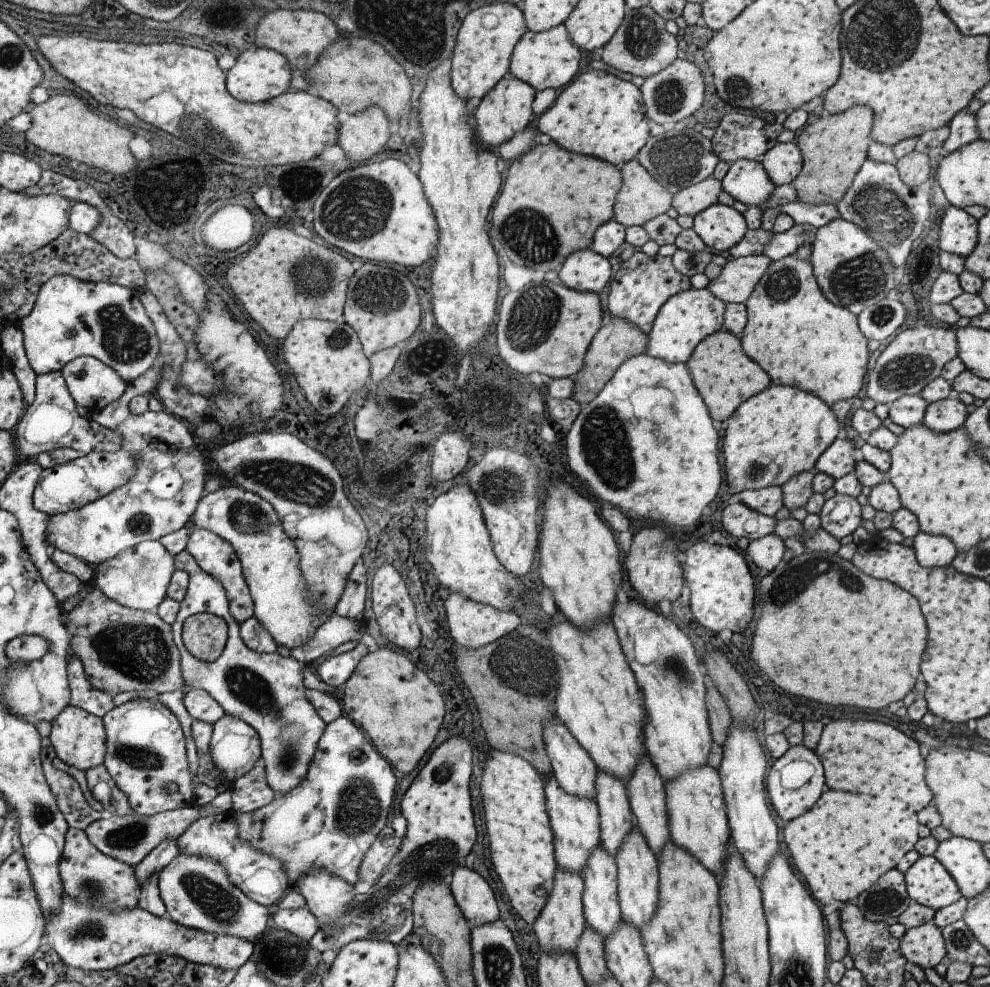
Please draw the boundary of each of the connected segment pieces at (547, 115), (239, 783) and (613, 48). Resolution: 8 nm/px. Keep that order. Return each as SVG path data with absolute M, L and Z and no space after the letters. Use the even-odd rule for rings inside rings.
M589 68L568 88L558 95L556 102L535 122L535 128L544 134L548 134L551 140L570 152L599 157L617 167L622 167L636 158L648 140L648 120L646 109L642 106L643 94L634 86L634 83L623 80L606 71Z
M254 766L248 774L232 783L232 809L236 815L254 812L274 800L274 791L266 782L264 769L262 766Z
M650 5L638 10L628 10L627 18L623 20L615 36L612 36L612 39L603 46L602 60L616 70L628 72L636 77L650 78L662 72L664 68L668 68L675 62L679 47L678 40L674 38L674 35L668 34L664 24L666 22L663 17Z

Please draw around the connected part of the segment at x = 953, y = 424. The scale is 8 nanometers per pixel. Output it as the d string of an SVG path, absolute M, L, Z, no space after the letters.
M956 395L929 403L922 423L932 432L952 432L968 418L966 405Z

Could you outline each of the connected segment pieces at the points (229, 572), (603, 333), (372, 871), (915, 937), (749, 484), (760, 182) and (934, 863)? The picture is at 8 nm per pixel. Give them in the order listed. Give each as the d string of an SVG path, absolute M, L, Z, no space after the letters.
M195 528L192 529L185 549L195 557L204 572L211 573L212 576L216 577L216 580L222 582L227 590L227 596L232 596L232 616L236 616L235 619L240 623L252 617L254 614L253 600L242 574L241 562L238 560L238 555L234 552L232 545L218 534L210 532L208 528Z
M620 316L611 318L610 324L604 324L600 328L599 334L596 335L594 342L591 343L591 348L584 359L584 368L572 378L574 394L572 394L571 398L580 405L586 405L591 400L594 400L599 395L599 392L607 386L607 383L614 378L615 372L620 368L620 365L632 356L646 352L647 346L648 334L646 332L642 332L638 326L634 326L632 322L628 322L628 320L620 318Z
M388 825L380 832L380 835L368 848L363 862L359 867L359 877L362 881L374 881L380 878L385 871L392 856L399 851L401 840L398 838L391 825Z
M933 922L907 929L900 939L900 952L924 971L945 962L946 947L941 929Z
M774 384L740 404L727 422L722 454L734 490L781 487L801 472L815 471L816 461L840 432L831 406L810 392Z
M738 159L729 166L723 180L723 190L736 201L750 207L766 206L777 186L772 184L764 165L755 159Z
M934 855L918 858L904 876L911 900L935 911L962 897L954 878Z

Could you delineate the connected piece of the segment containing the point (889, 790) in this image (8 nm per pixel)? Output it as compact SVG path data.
M850 718L834 720L834 722L823 725L822 736L814 752L823 764L828 789L854 792L854 790L862 788L872 796L884 796L884 798L900 800L904 807L914 814L933 803L932 791L925 781L926 763L920 752L920 743L910 736L906 736L904 732L900 732L898 728L890 726L890 724Z

